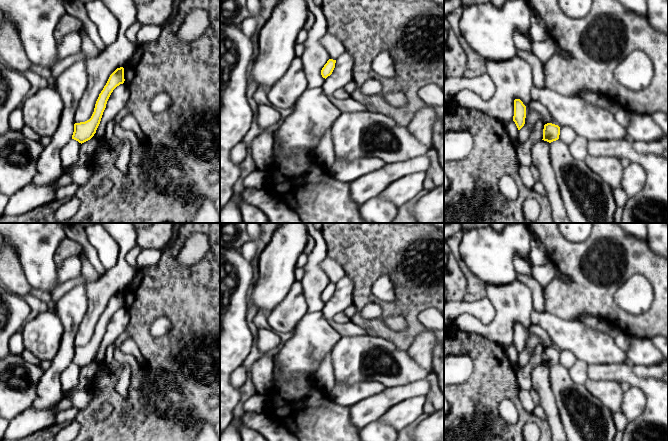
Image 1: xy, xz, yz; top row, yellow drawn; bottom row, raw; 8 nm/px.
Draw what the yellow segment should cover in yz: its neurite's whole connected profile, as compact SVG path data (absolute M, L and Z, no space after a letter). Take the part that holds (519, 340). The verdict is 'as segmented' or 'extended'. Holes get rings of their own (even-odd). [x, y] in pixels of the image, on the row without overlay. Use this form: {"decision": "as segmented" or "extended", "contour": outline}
{"decision": "as segmented", "contour": "M515 323L513 345L515 346L518 354L520 354L524 350L525 342L526 342L526 330L520 323Z"}

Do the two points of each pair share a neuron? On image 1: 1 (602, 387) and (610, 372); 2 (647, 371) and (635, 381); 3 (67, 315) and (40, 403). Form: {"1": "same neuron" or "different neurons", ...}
{"1": "different neurons", "2": "different neurons", "3": "same neuron"}

